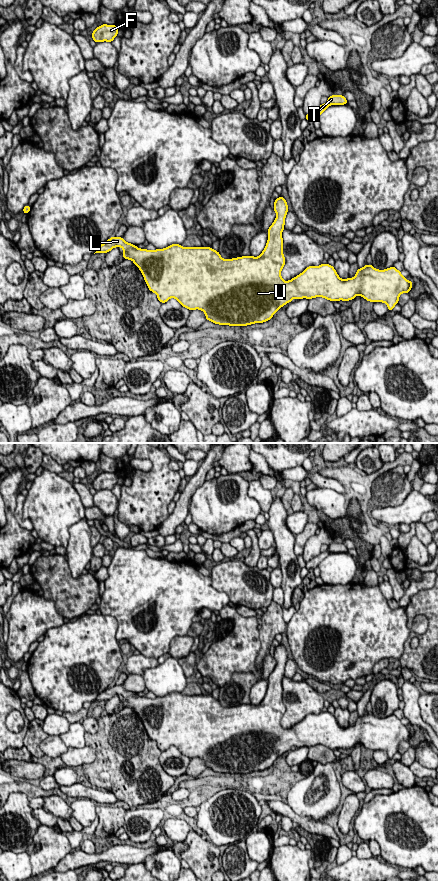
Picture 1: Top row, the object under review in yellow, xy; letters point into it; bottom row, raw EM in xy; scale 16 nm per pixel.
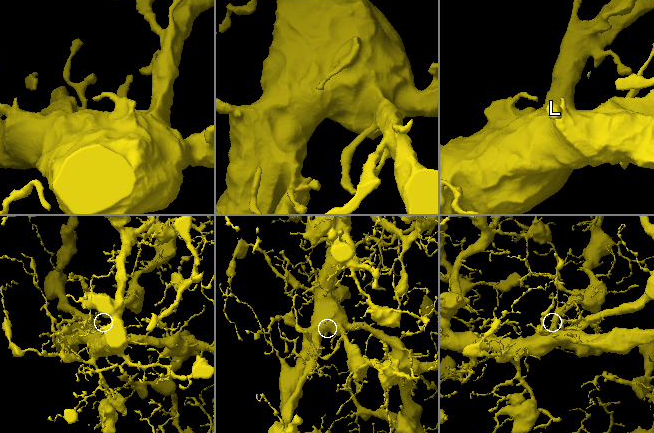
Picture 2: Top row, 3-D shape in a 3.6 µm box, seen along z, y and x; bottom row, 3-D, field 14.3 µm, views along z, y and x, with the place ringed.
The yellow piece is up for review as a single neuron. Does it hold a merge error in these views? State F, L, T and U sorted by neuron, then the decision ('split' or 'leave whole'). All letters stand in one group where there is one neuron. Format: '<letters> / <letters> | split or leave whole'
F L T U | leave whole

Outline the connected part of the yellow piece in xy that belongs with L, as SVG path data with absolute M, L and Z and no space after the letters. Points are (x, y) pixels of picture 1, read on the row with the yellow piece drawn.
M280 195L274 201L274 209L277 216L273 224L268 229L267 244L258 257L242 256L233 259L223 259L218 251L211 247L182 247L179 244L172 244L164 249L156 249L154 251L140 249L136 245L127 243L122 237L111 237L106 242L101 244L95 253L107 253L114 247L123 248L123 257L132 260L140 269L144 280L151 292L157 294L157 299L161 303L167 302L170 298L175 298L183 307L190 311L199 309L205 313L206 320L210 320L219 325L230 326L247 326L254 323L263 323L270 320L273 315L292 299L312 299L315 297L323 297L332 302L334 301L349 301L355 296L360 295L367 301L383 302L388 306L388 311L392 311L394 306L399 301L399 296L402 293L408 293L412 288L412 280L408 281L406 277L401 275L401 272L394 266L378 270L373 265L365 264L363 268L357 270L353 278L341 279L333 266L321 264L319 266L309 266L301 274L297 275L289 281L284 281L281 277L281 270L285 265L285 257L283 255L283 239L282 231L284 230L285 217L288 212L286 200Z

